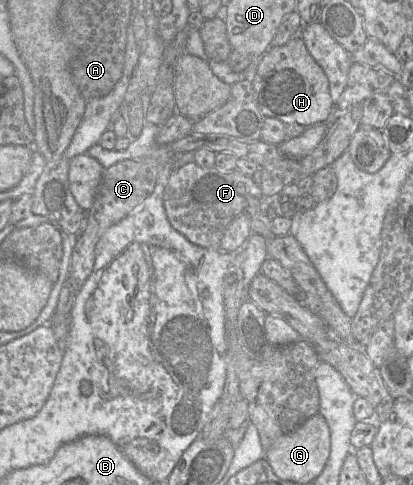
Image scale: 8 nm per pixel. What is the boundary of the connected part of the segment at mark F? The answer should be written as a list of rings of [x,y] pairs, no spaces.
[[[194,161],[170,174],[163,192],[166,215],[172,227],[191,243],[211,250],[221,250],[221,240],[228,225],[244,213],[248,197],[262,198],[260,186],[239,170],[220,171],[201,168]]]

